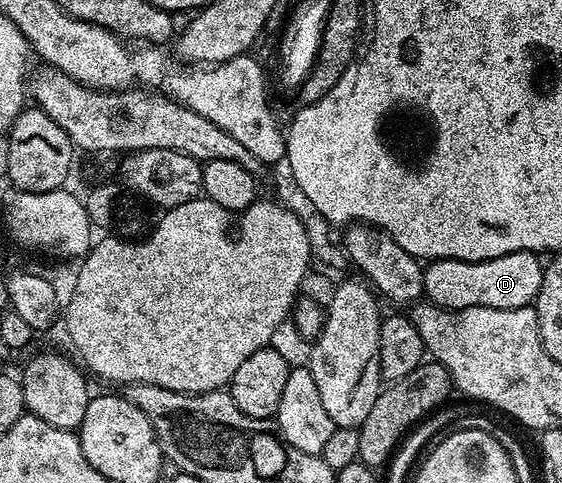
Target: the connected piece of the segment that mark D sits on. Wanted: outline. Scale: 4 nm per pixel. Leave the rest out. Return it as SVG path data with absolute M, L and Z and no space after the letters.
M514 251L501 258L479 260L476 263L462 259L433 260L424 268L424 296L429 303L448 311L476 305L490 306L492 309L529 307L541 288L543 265L539 255L530 251Z

